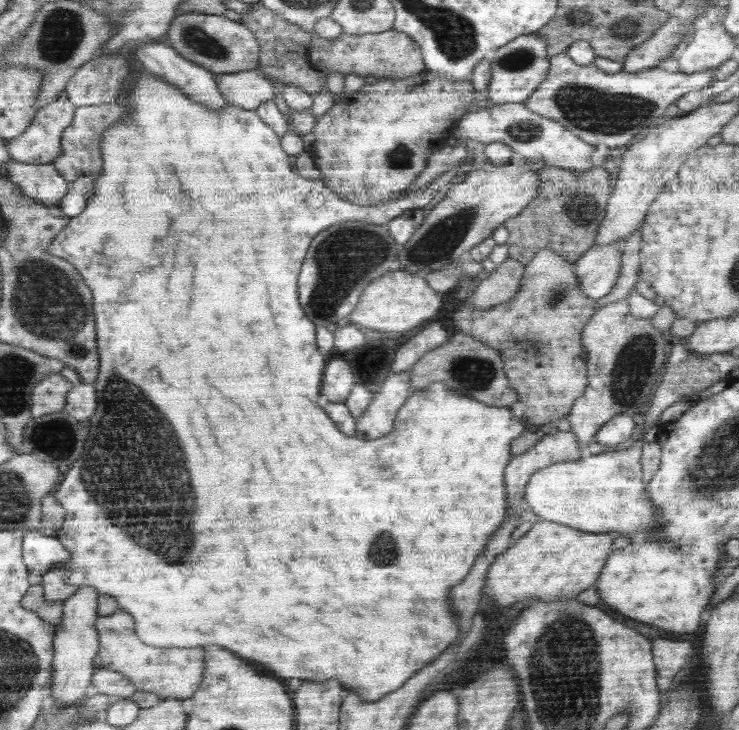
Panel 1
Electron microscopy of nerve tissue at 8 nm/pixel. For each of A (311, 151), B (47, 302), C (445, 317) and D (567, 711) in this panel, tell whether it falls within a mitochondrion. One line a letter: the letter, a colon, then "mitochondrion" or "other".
A: other
B: mitochondrion
C: other
D: mitochondrion

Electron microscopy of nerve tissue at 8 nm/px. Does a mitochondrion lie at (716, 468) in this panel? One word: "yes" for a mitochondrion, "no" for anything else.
yes

